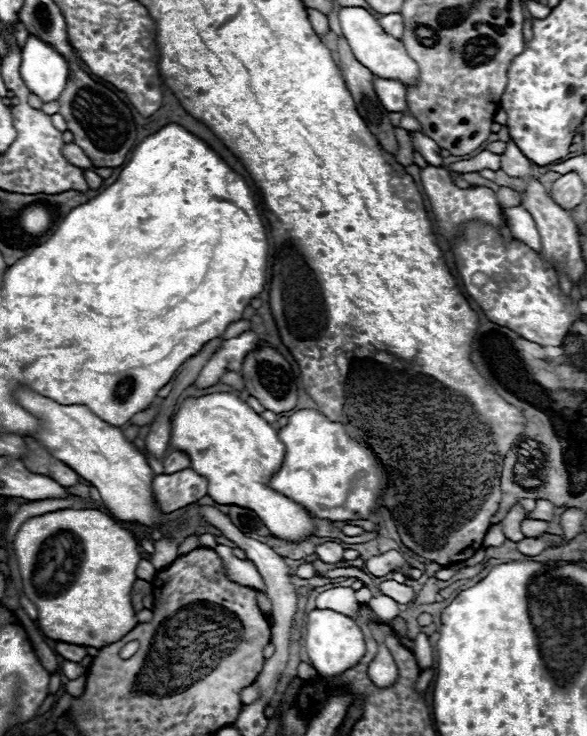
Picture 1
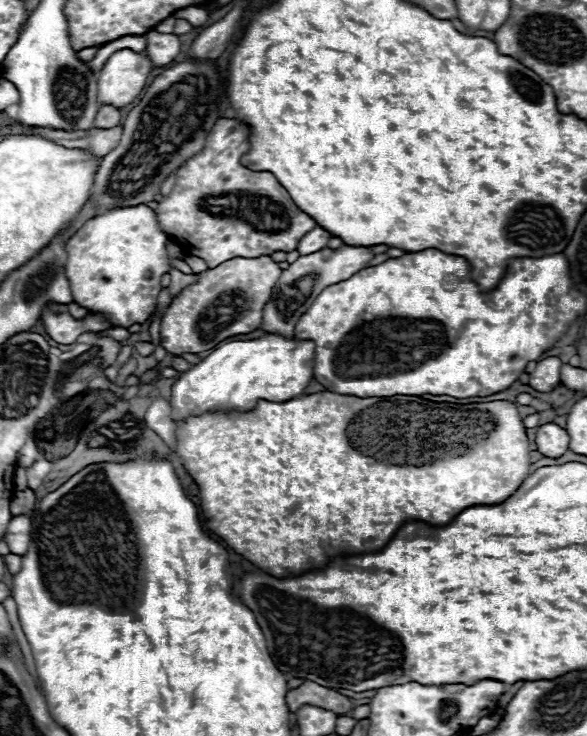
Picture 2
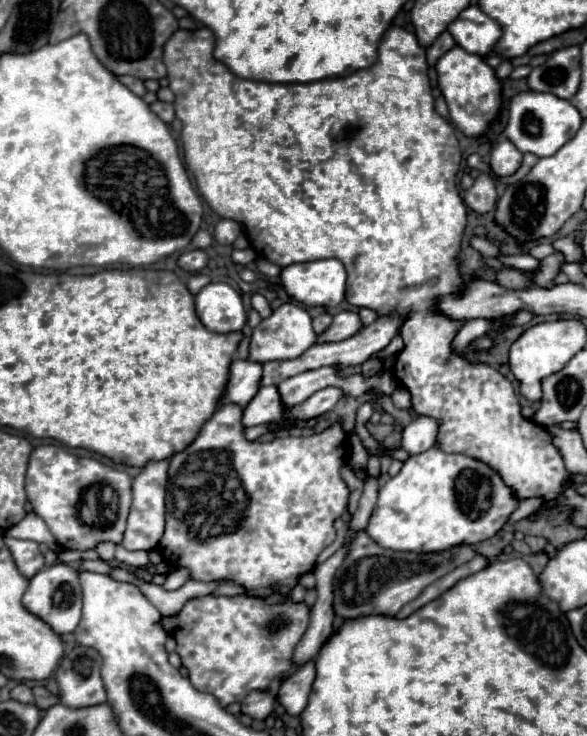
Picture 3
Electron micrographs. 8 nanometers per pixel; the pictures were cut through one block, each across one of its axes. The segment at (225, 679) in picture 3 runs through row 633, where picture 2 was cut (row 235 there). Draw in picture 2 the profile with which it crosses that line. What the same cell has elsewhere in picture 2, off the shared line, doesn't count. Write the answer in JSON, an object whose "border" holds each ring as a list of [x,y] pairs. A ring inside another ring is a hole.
{"border":[[[220,118],[214,128],[210,130],[204,148],[194,154],[190,160],[186,160],[176,174],[176,184],[168,196],[164,196],[158,202],[156,218],[158,226],[164,234],[176,238],[176,242],[184,248],[184,252],[198,256],[206,260],[208,268],[214,268],[230,258],[258,258],[258,256],[270,256],[274,252],[292,252],[296,250],[298,242],[314,230],[318,224],[298,210],[298,206],[292,202],[290,194],[280,186],[280,182],[270,172],[252,172],[240,164],[242,154],[250,150],[248,144],[248,126],[230,120]]]}

